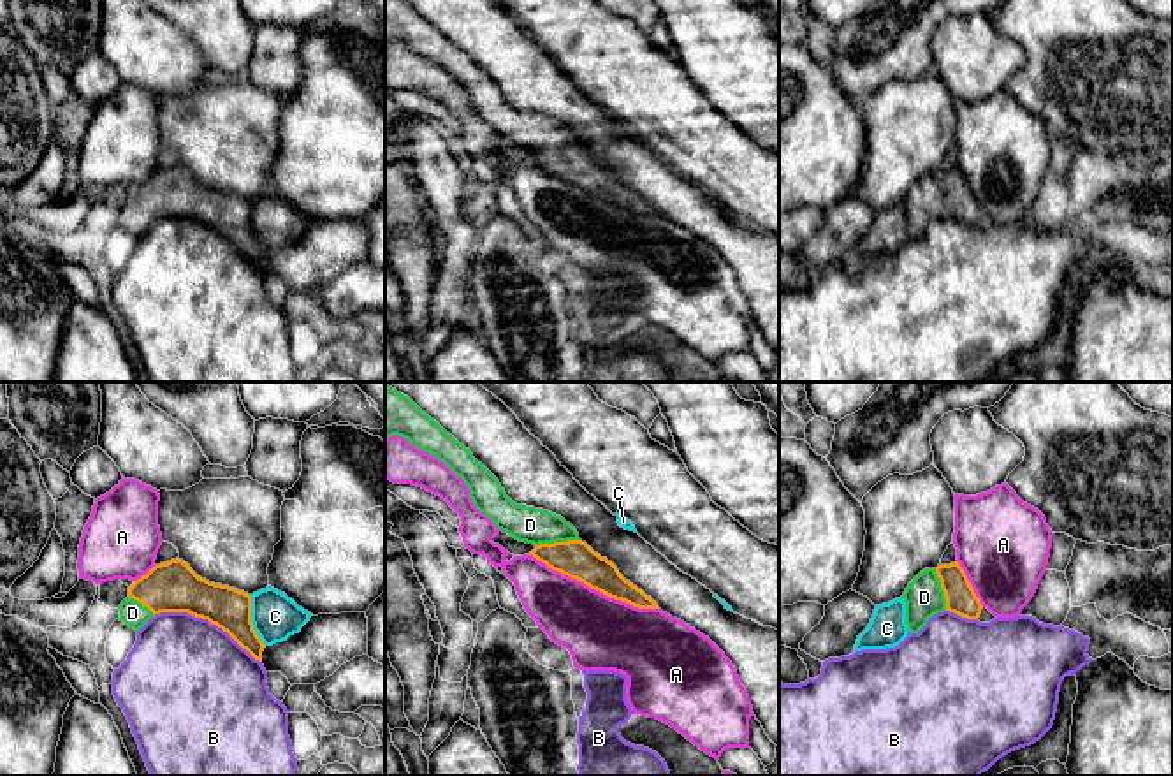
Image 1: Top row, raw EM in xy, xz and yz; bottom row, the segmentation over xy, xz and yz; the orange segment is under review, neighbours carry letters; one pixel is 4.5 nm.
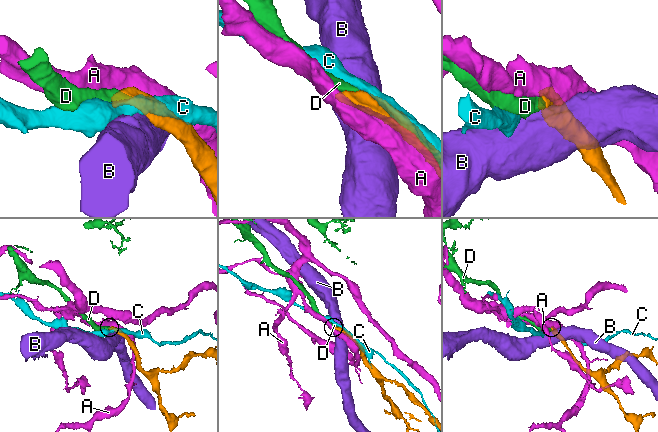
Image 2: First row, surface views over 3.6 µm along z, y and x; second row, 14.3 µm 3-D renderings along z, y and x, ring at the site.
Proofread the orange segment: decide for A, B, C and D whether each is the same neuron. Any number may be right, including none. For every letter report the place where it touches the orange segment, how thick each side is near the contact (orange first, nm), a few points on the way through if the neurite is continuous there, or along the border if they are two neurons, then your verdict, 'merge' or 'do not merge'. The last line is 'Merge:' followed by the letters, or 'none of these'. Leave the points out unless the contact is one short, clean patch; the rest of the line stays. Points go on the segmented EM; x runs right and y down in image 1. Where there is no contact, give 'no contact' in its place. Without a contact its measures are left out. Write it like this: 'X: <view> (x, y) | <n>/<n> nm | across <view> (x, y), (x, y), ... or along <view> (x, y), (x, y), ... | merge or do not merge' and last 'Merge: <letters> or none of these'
A: xz (595, 588) | 170/340 nm | do not merge
B: xy (208, 620) | 240/480 nm | do not merge
C: xy (250, 620) | 190/220 nm | do not merge
D: xz (556, 542) | 170/170 nm | across xz (574, 558), (556, 542), (542, 528), (530, 525) | merge
Merge: D

